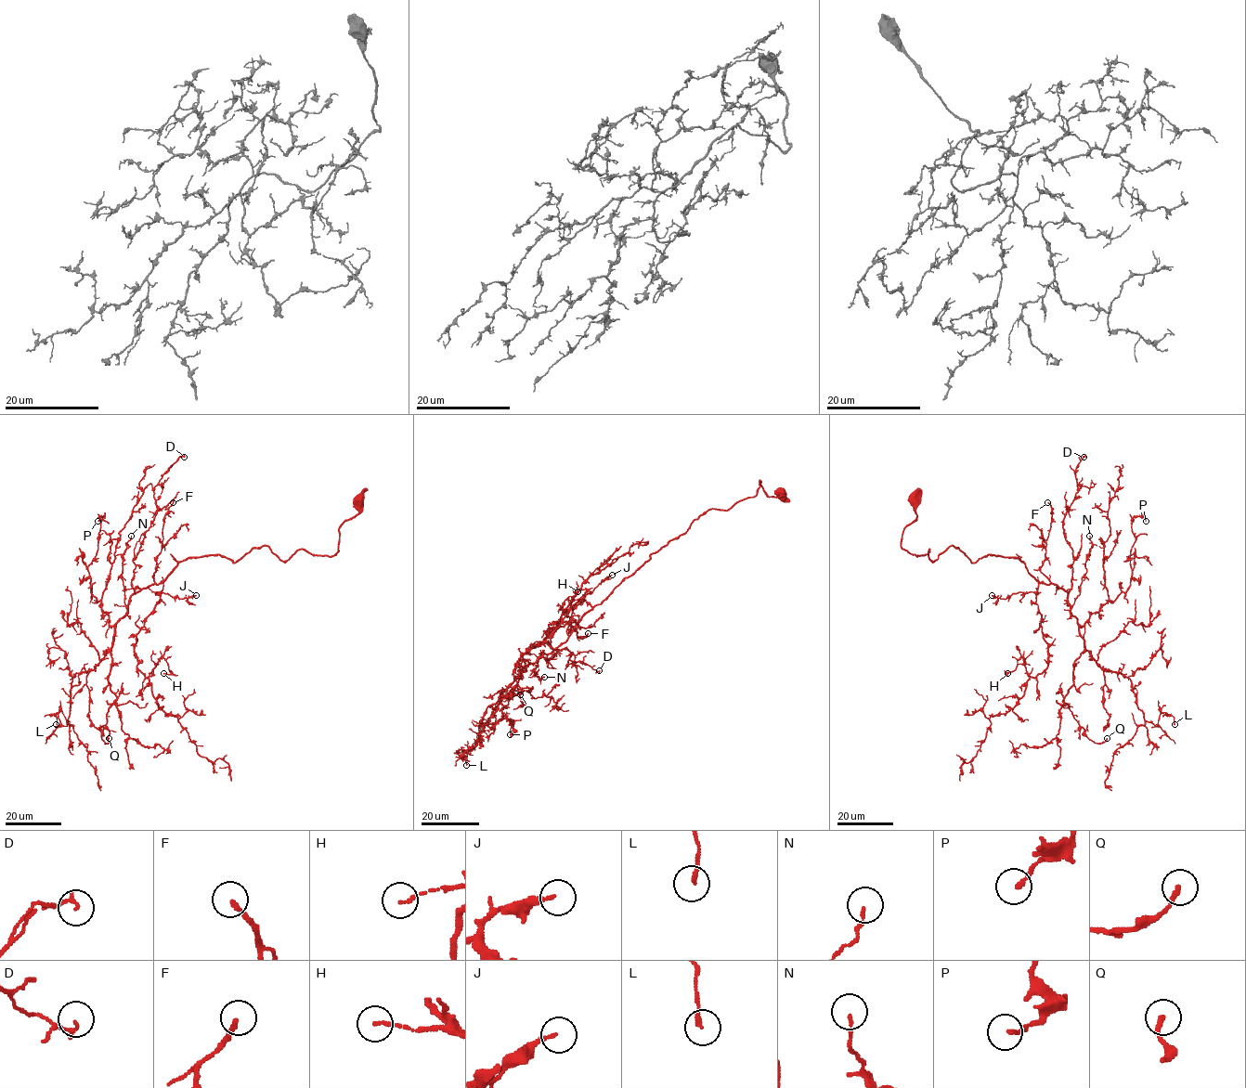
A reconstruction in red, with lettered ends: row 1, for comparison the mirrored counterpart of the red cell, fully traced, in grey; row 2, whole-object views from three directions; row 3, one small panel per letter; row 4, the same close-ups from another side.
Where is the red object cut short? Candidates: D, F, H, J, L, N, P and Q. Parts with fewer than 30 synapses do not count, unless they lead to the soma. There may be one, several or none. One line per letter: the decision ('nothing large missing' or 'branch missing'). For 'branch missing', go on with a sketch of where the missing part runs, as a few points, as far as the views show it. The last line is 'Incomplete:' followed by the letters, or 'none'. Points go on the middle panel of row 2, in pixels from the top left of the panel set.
D: nothing large missing
F: branch missing; missing branch runs (588, 633), (606, 630), (641, 601), (640, 598)
H: nothing large missing
J: nothing large missing
L: nothing large missing
N: nothing large missing
P: nothing large missing
Q: nothing large missing
Incomplete: F

